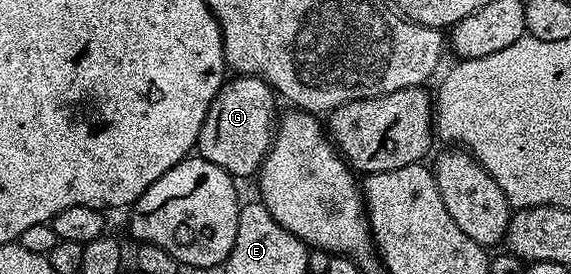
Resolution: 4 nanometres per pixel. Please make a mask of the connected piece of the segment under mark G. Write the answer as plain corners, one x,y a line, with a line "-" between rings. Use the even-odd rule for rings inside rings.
229,76
218,91
218,95
210,103
206,111
206,119
202,119
202,131
198,131
195,152
210,163
214,163
214,167
222,167
222,171
229,173
233,179
248,177
251,173
252,176
259,174
264,156
272,148
274,140
274,126
278,121
276,101
278,102
277,94
261,77

